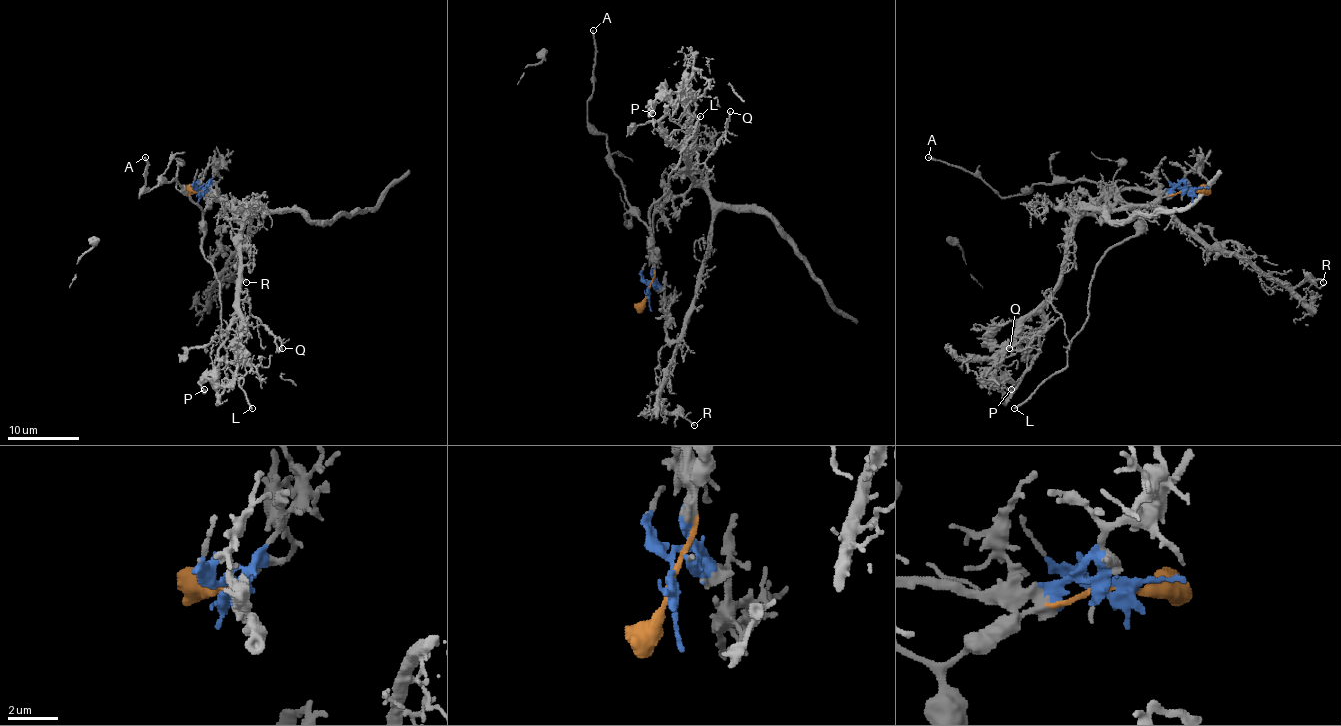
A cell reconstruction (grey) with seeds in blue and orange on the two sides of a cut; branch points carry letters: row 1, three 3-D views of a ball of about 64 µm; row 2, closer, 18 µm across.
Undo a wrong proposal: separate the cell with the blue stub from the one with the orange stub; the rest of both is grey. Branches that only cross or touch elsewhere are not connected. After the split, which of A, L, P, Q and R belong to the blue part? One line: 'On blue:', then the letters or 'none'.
On blue: P, Q, R

